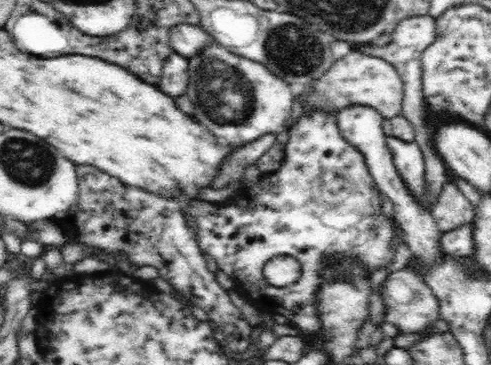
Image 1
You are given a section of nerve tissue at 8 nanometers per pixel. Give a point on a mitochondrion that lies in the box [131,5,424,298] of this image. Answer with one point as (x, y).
(226, 95)

